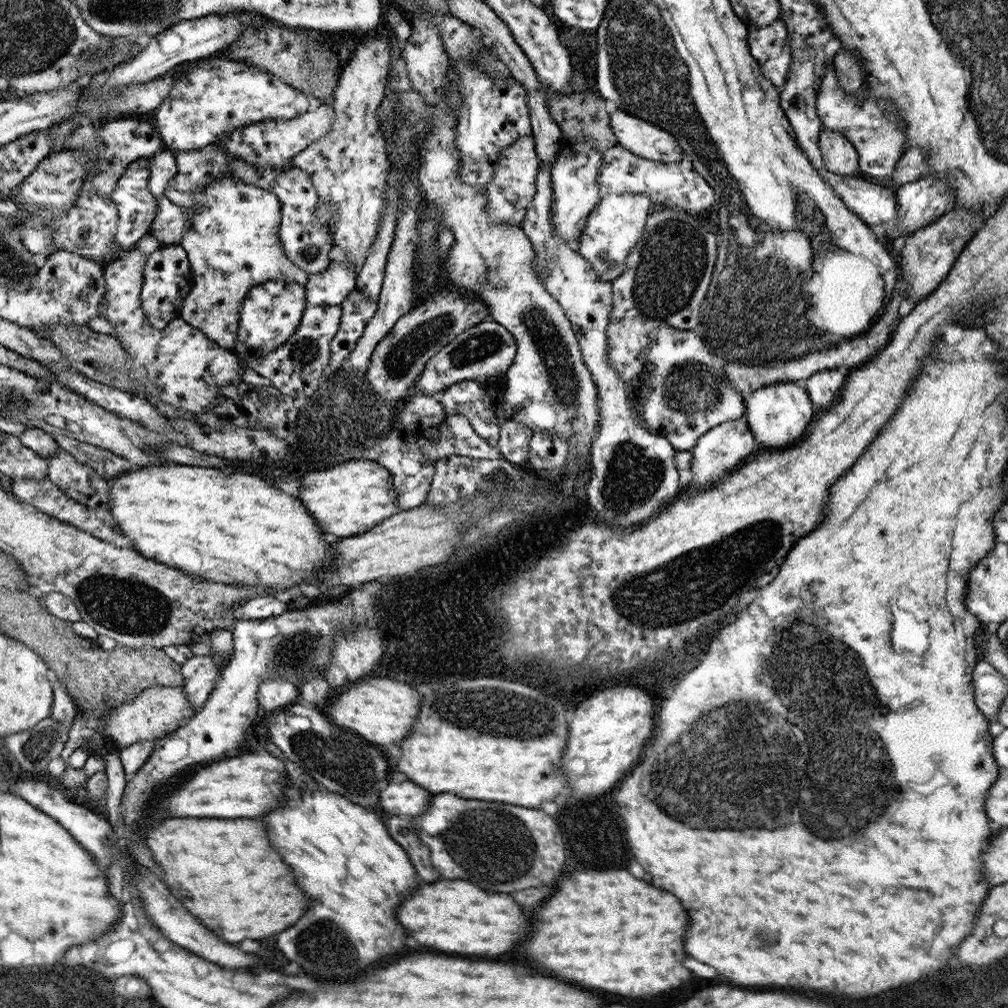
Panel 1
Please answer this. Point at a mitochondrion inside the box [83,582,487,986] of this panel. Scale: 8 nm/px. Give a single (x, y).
(350, 767)

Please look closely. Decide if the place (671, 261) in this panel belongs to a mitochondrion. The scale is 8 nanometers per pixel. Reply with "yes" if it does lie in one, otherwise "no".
yes

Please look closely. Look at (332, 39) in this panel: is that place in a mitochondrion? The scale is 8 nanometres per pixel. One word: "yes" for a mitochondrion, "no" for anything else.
no

